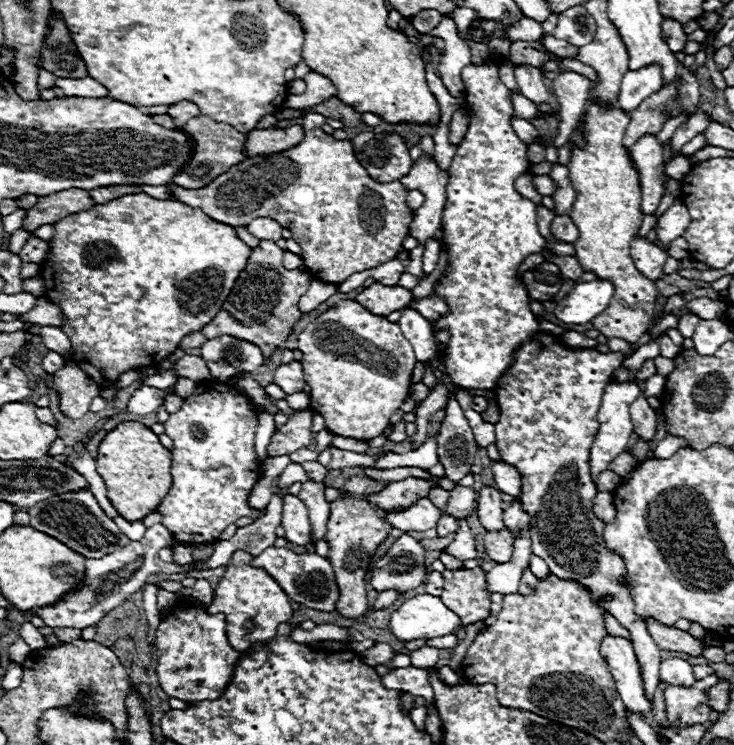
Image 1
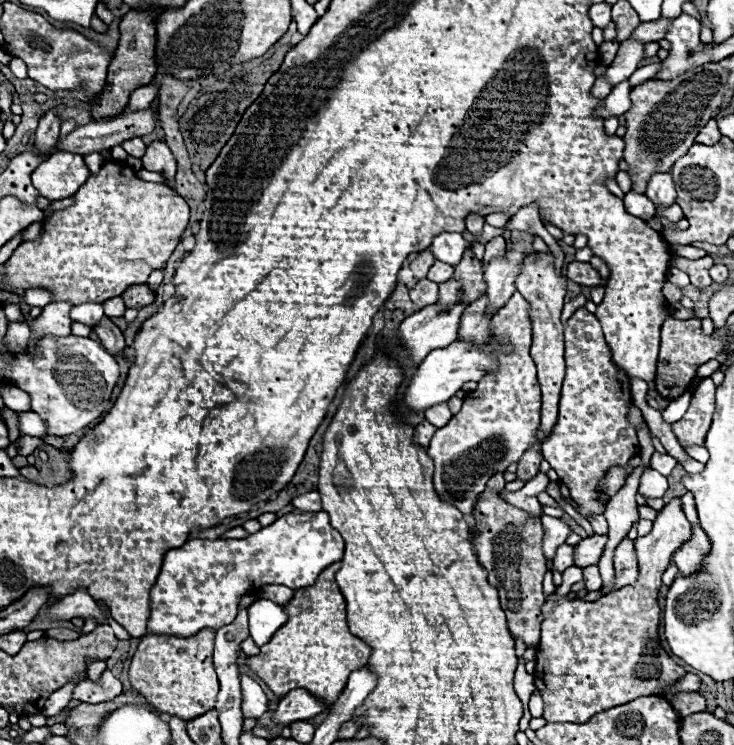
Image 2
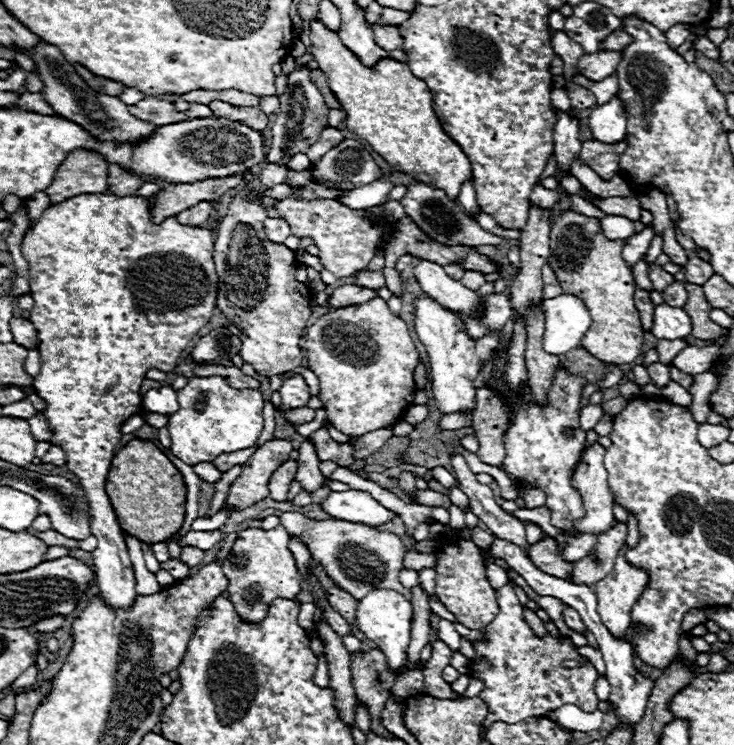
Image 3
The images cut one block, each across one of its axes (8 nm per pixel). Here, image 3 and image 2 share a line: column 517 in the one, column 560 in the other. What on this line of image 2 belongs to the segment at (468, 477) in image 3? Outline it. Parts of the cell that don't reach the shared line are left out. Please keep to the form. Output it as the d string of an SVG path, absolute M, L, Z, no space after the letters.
M542 516L542 528L544 528L544 556L548 560L554 558L554 552L560 544L566 542L568 534L572 532L568 524L564 524L560 518L552 518L552 516Z

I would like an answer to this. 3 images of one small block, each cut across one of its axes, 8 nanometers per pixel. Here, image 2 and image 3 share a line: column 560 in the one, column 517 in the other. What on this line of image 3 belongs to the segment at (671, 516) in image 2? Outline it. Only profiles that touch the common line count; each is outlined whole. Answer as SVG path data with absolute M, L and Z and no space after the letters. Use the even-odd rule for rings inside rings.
M506 584L502 590L498 590L498 602L500 602L500 614L492 620L492 626L486 626L486 640L474 642L476 658L470 660L470 670L468 670L470 678L480 678L484 682L484 690L480 692L480 698L486 702L490 712L486 716L486 722L502 720L502 722L516 724L530 716L546 716L548 712L564 704L574 704L584 712L594 712L600 702L594 692L598 674L592 662L586 656L578 654L572 638L564 634L560 634L560 638L554 638L550 632L546 632L542 638L536 636L522 616L522 604L514 594L512 584ZM564 660L580 660L582 666L564 668Z

